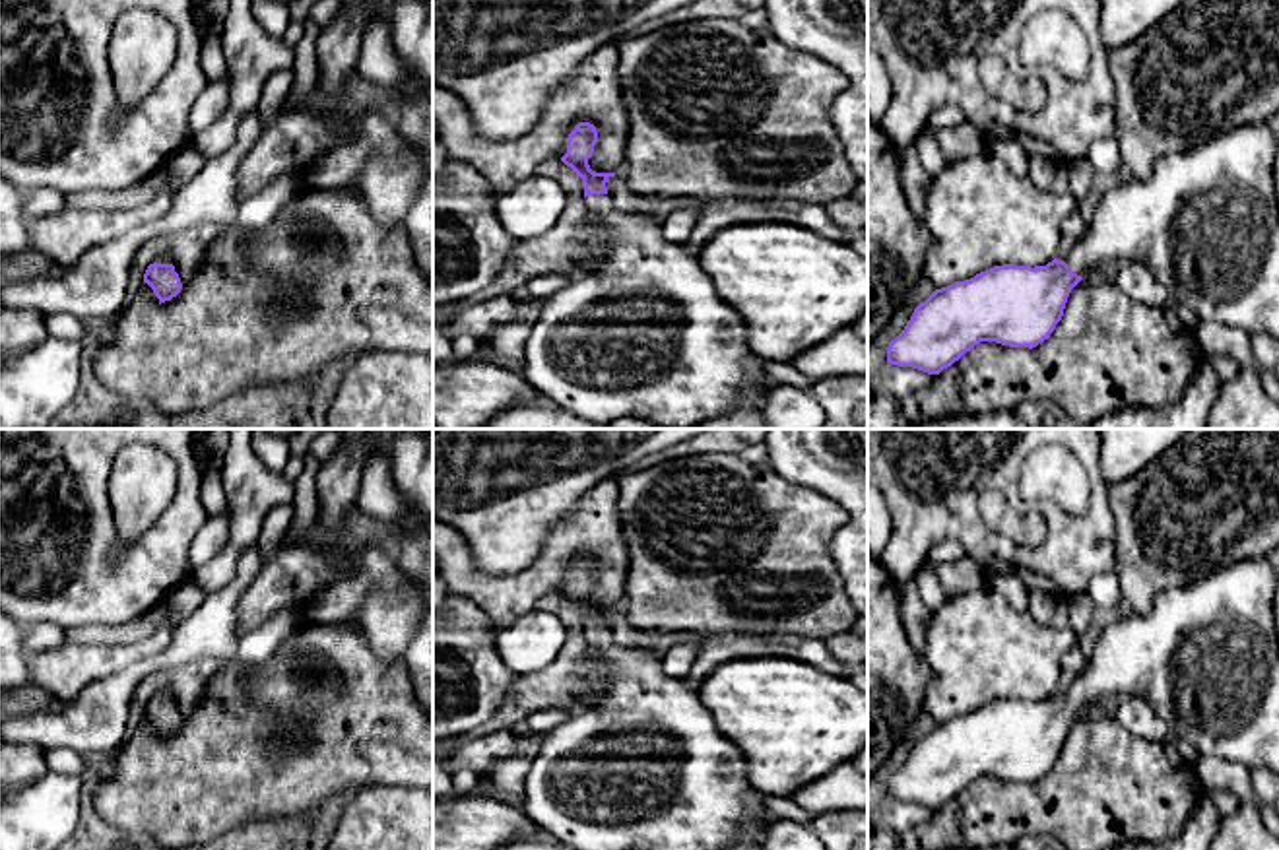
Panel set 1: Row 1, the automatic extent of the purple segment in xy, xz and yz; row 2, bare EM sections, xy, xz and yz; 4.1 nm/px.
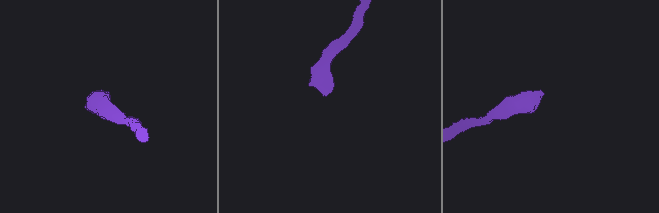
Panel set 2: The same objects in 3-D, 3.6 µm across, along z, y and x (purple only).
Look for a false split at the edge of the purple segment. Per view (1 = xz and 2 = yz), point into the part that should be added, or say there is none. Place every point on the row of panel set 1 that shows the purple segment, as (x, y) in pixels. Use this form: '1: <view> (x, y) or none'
1: xz (645, 334)
2: yz (1204, 226)

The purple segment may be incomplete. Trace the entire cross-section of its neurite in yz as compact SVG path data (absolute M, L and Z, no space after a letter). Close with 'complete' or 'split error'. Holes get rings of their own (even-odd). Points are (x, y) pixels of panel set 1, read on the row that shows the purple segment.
M1269 122L1244 124L1219 134L1203 146L1168 153L1159 159L1149 180L1130 179L1104 192L1085 235L1064 260L1046 266L994 266L970 279L935 289L920 303L904 330L891 340L887 363L939 375L980 342L1009 347L1036 347L1050 338L1064 316L1071 289L1083 276L1106 260L1141 264L1176 301L1192 309L1203 322L1238 328L1248 336L1267 332L1279 338L1279 217L1275 215L1275 153L1277 136Z; split error

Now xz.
M578 122L569 134L561 161L582 179L586 208L598 229L607 235L602 245L606 254L596 270L571 274L559 291L541 301L526 342L524 380L576 419L609 425L619 417L639 417L656 429L693 429L706 419L726 415L749 390L771 392L776 382L767 371L767 361L751 349L739 311L720 299L699 256L683 245L666 250L662 219L627 213L613 206L606 182L615 173L596 173L588 165L596 142L596 126Z; split error

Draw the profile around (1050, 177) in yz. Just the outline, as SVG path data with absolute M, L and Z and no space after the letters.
M1031 155L1029 179L1038 190L1048 192L1052 196L1069 194L1067 167L1048 161L1040 155Z

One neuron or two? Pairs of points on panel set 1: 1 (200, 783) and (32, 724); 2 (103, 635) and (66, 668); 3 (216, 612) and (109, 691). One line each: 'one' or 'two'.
1: two
2: two
3: one

